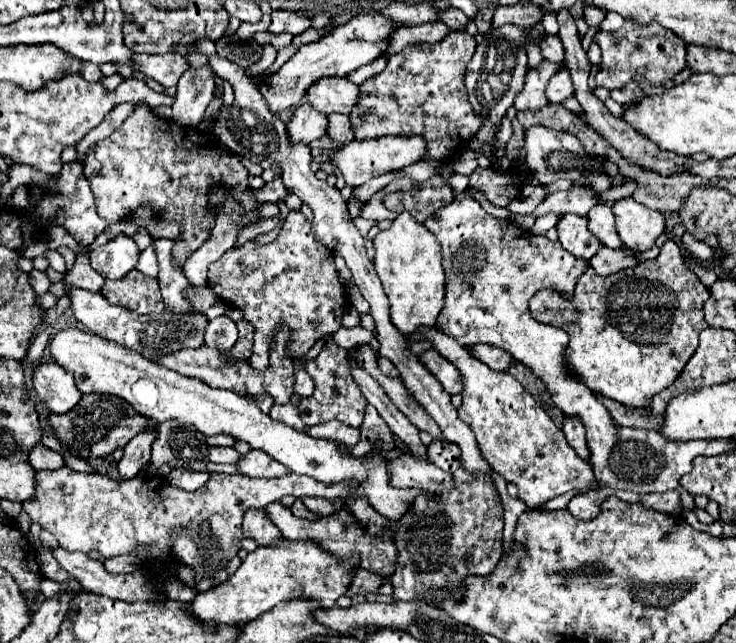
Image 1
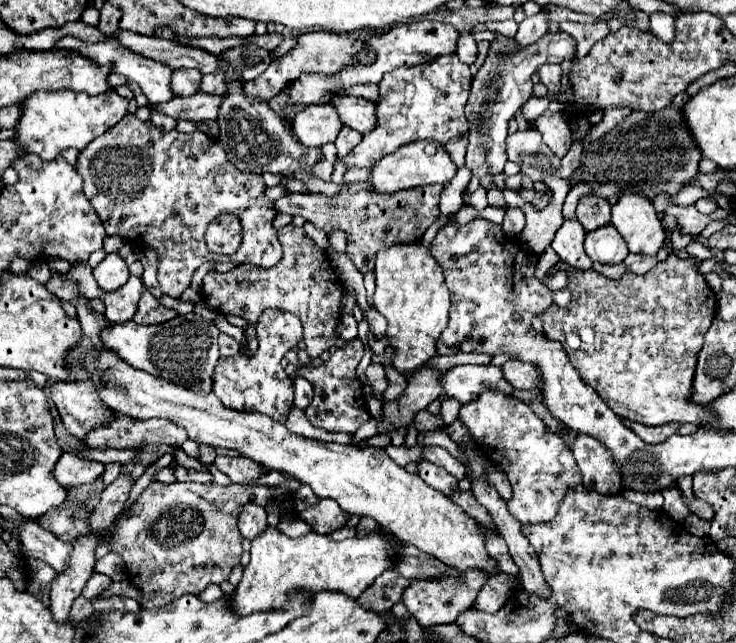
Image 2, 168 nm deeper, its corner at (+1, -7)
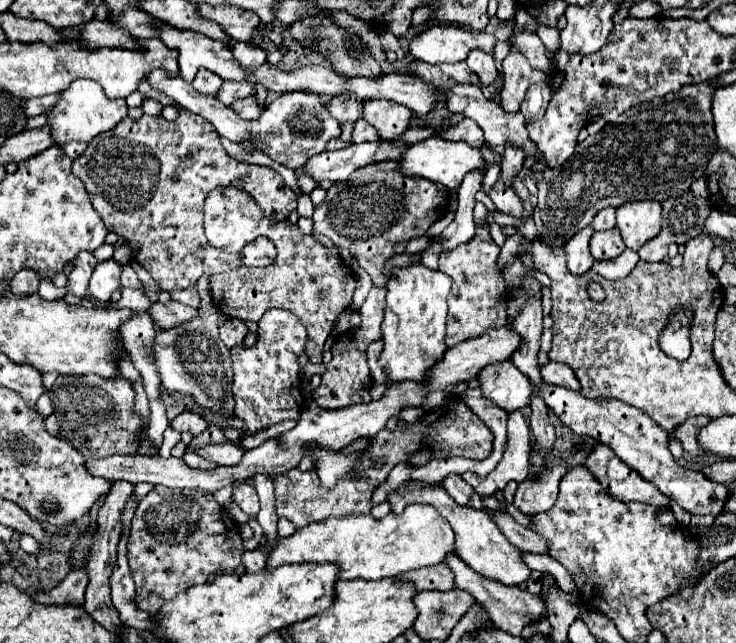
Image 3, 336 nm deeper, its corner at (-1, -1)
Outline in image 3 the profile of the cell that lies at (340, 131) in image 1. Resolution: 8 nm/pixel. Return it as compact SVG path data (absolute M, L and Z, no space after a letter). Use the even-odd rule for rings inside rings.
M357 120L355 122L355 130L353 130L353 142L375 142L375 140L381 140L377 130L373 130L373 126L367 126L363 120Z

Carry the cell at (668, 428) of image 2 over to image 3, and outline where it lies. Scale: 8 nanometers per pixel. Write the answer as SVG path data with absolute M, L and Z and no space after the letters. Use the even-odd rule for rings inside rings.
M689 418L685 424L681 424L673 436L681 440L683 450L691 452L693 456L707 456L705 450L701 450L699 442L697 442L697 434L701 432L701 426L707 426L711 422L711 418Z

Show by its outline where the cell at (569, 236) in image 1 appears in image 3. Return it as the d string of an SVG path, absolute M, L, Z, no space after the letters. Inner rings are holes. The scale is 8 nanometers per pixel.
M583 228L579 230L567 244L565 244L565 254L567 254L567 268L575 274L581 276L593 266L593 256L589 252L589 240L591 240L593 228Z

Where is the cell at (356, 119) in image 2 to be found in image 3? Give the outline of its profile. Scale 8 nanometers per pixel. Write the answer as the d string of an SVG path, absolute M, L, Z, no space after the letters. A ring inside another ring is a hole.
M365 100L363 120L377 128L383 140L399 138L411 126L413 110L389 100Z

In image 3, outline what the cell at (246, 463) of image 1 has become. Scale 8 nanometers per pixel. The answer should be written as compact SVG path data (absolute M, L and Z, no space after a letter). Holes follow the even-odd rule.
M227 442L225 444L203 444L201 448L195 450L195 454L215 462L217 466L235 466L243 458L243 452L237 446L227 444Z

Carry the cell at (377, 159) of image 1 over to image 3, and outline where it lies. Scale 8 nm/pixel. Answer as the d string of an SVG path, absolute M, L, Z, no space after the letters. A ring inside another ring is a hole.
M431 136L423 142L417 142L413 146L407 148L405 156L401 158L401 172L409 174L409 176L423 176L431 182L443 184L445 188L449 188L451 192L457 192L457 186L461 186L463 178L467 172L473 170L481 170L481 166L485 166L485 162L481 162L481 152L475 146L469 146L467 142L449 142L449 140L441 140L437 136Z

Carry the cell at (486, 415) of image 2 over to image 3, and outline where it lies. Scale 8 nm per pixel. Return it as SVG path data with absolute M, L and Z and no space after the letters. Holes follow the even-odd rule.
M561 462L557 466L547 466L537 478L529 476L523 484L519 484L513 504L529 516L549 510L553 506L553 502L557 500L559 480L563 478L565 472L567 472L567 468Z

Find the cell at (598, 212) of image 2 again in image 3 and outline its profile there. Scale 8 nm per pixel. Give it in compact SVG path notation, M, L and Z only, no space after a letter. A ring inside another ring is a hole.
M605 208L593 218L593 230L609 230L615 228L615 208Z

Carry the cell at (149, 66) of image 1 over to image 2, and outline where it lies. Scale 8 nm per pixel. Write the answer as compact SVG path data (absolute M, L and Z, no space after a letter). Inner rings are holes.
M179 68L171 76L171 90L175 92L175 96L191 96L197 92L199 80L201 80L201 74L197 70Z

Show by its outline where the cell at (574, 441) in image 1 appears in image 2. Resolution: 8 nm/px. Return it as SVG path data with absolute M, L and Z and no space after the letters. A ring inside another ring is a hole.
M577 434L573 444L573 456L583 474L583 486L599 494L617 494L623 490L619 470L613 464L611 452L603 448L595 438Z

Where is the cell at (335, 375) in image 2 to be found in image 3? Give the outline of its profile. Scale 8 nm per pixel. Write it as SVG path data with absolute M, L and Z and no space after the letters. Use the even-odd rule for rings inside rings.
M373 286L367 300L363 302L359 314L361 314L361 326L359 328L351 328L347 332L343 332L331 346L331 354L333 360L329 362L327 370L323 372L323 382L321 386L313 392L313 400L325 408L325 410L333 410L333 408L345 408L351 404L363 404L363 402L371 402L369 390L373 386L373 378L369 374L369 364L367 364L367 346L369 342L381 338L381 322L383 322L383 312L385 312L385 286Z

